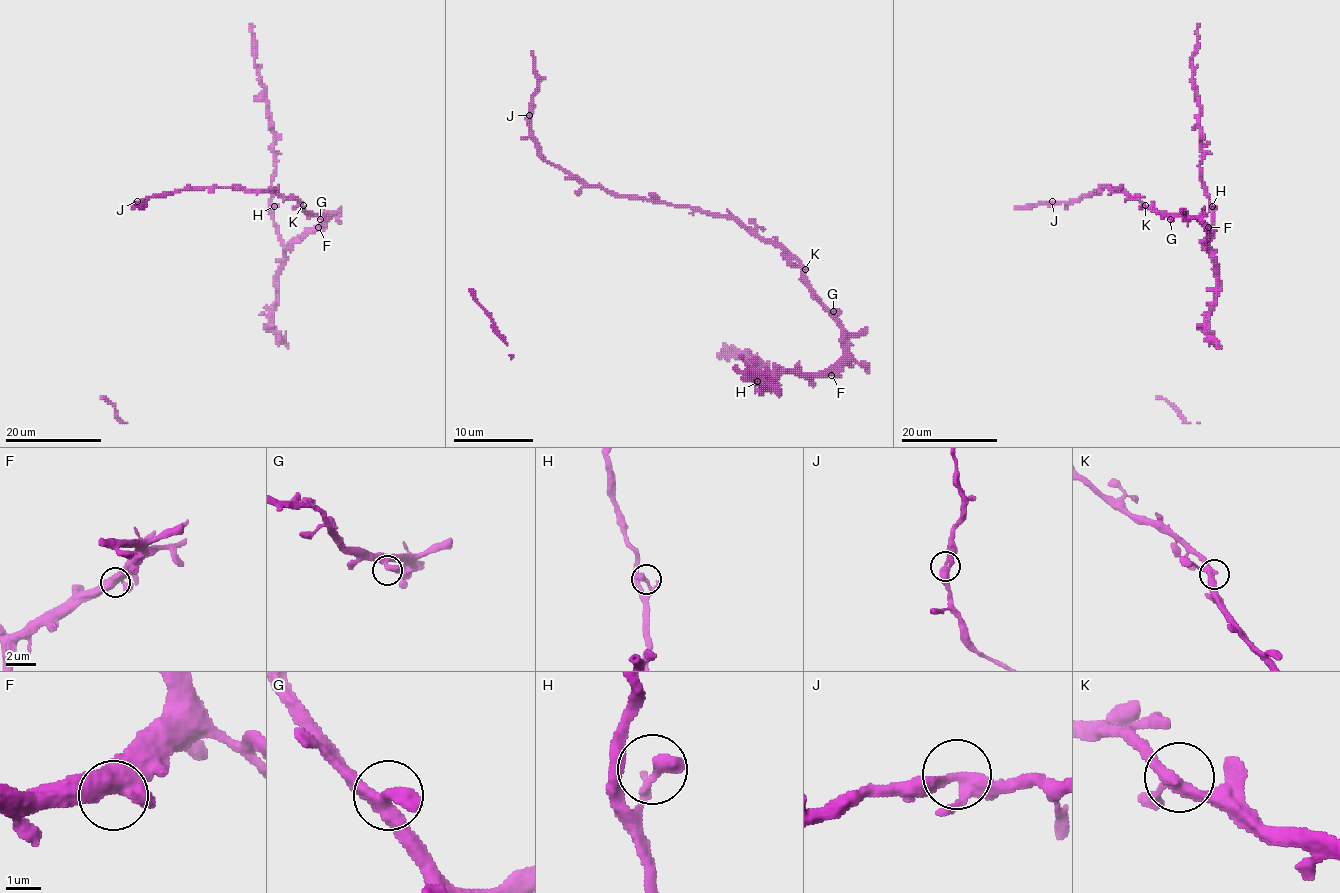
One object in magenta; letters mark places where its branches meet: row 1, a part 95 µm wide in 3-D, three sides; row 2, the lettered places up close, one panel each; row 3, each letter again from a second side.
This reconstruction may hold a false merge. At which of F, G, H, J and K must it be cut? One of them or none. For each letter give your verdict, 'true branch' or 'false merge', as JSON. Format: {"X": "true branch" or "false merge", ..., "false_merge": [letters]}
{"F": "true branch", "G": "true branch", "H": "true branch", "J": "true branch", "K": "true branch", "false_merge": []}

